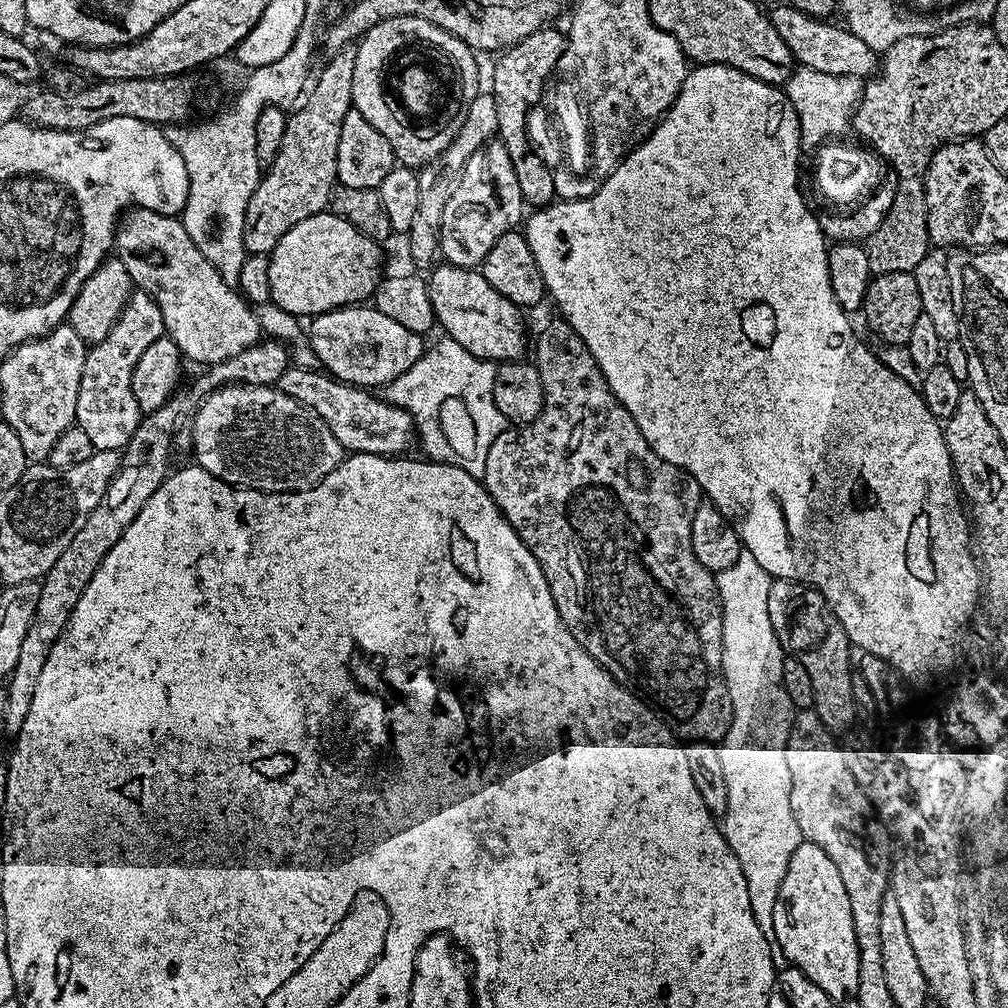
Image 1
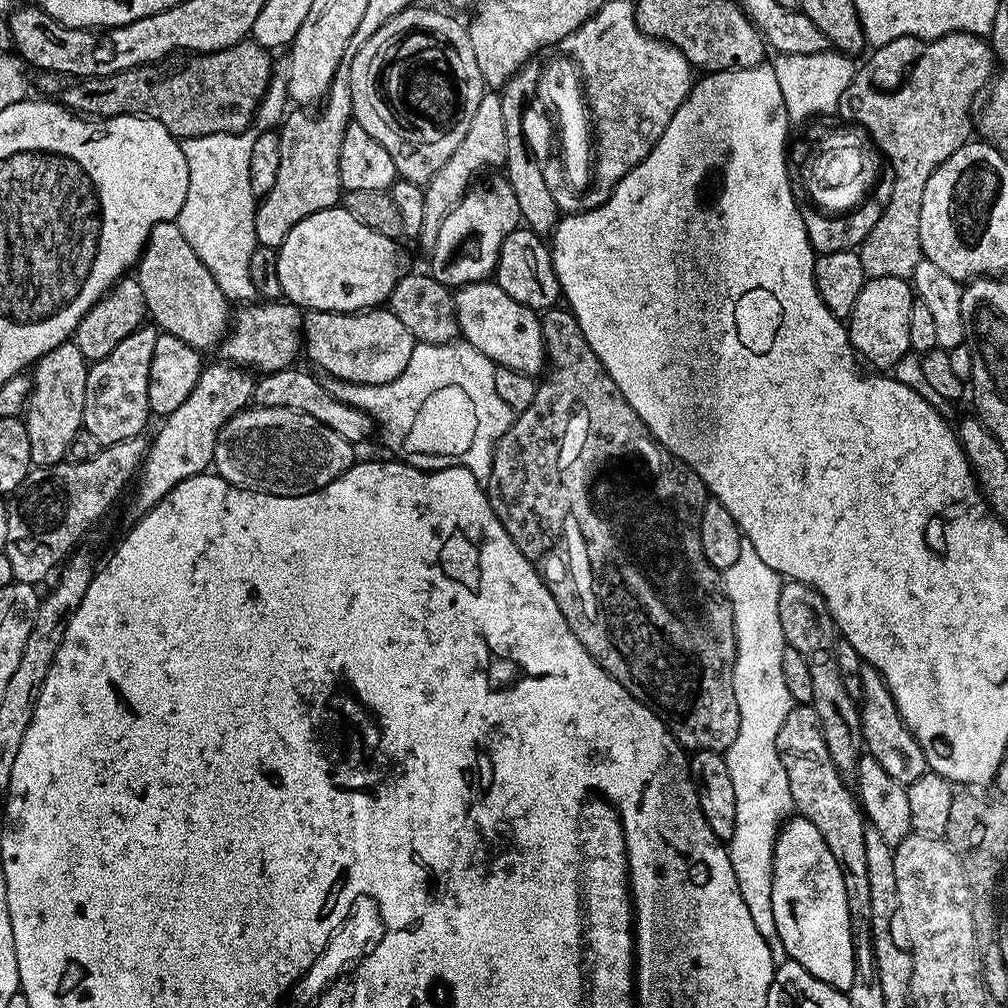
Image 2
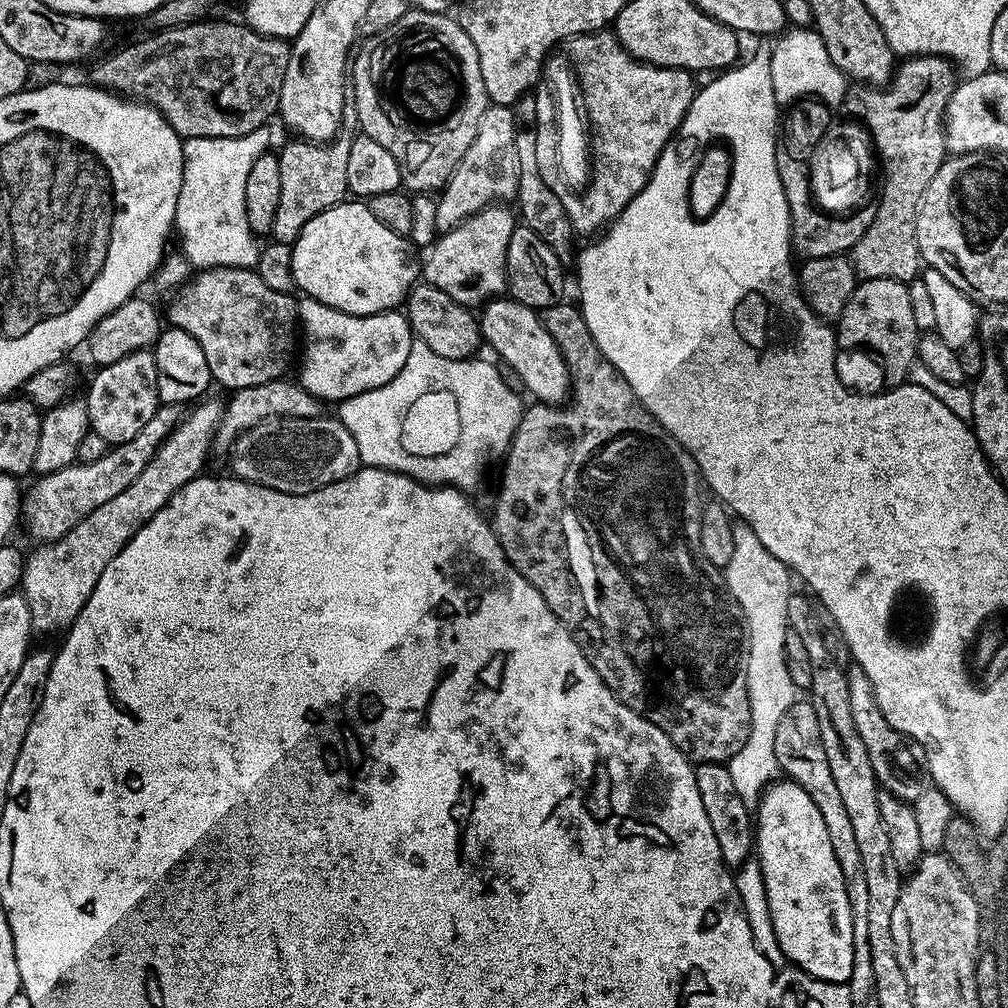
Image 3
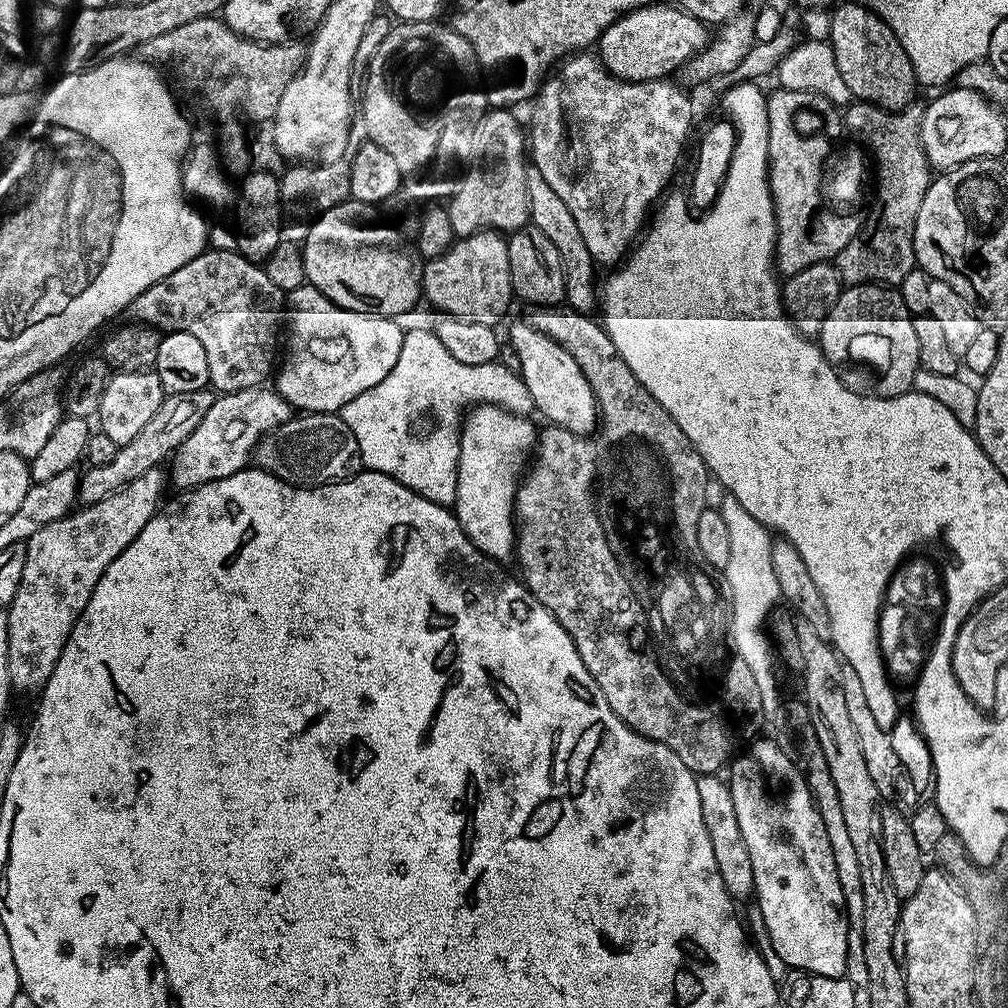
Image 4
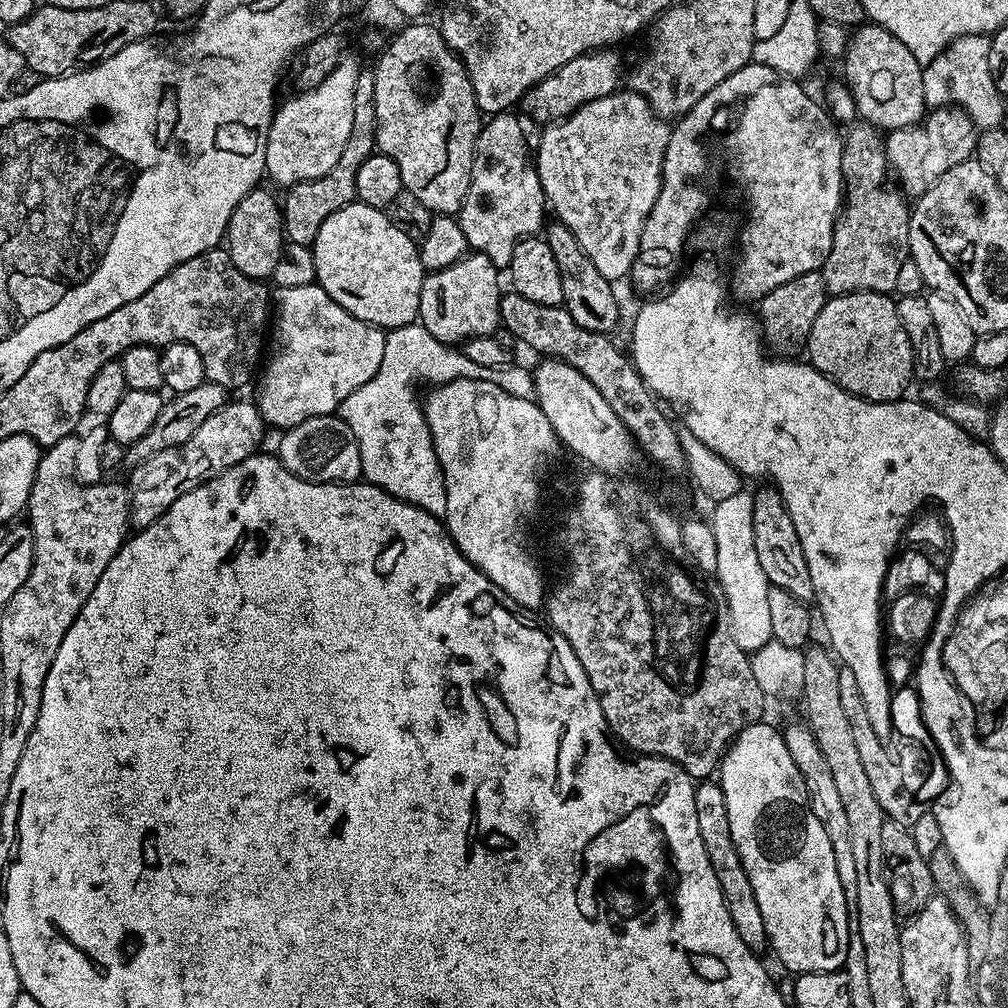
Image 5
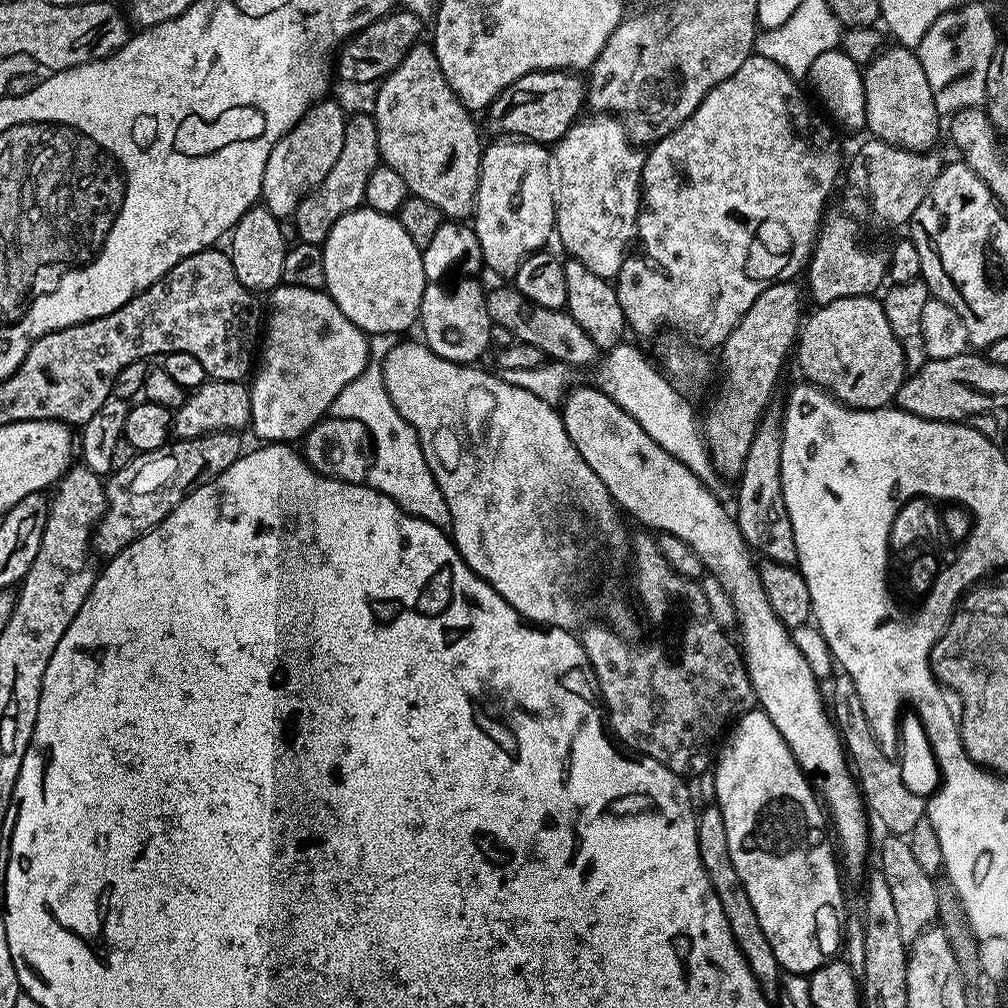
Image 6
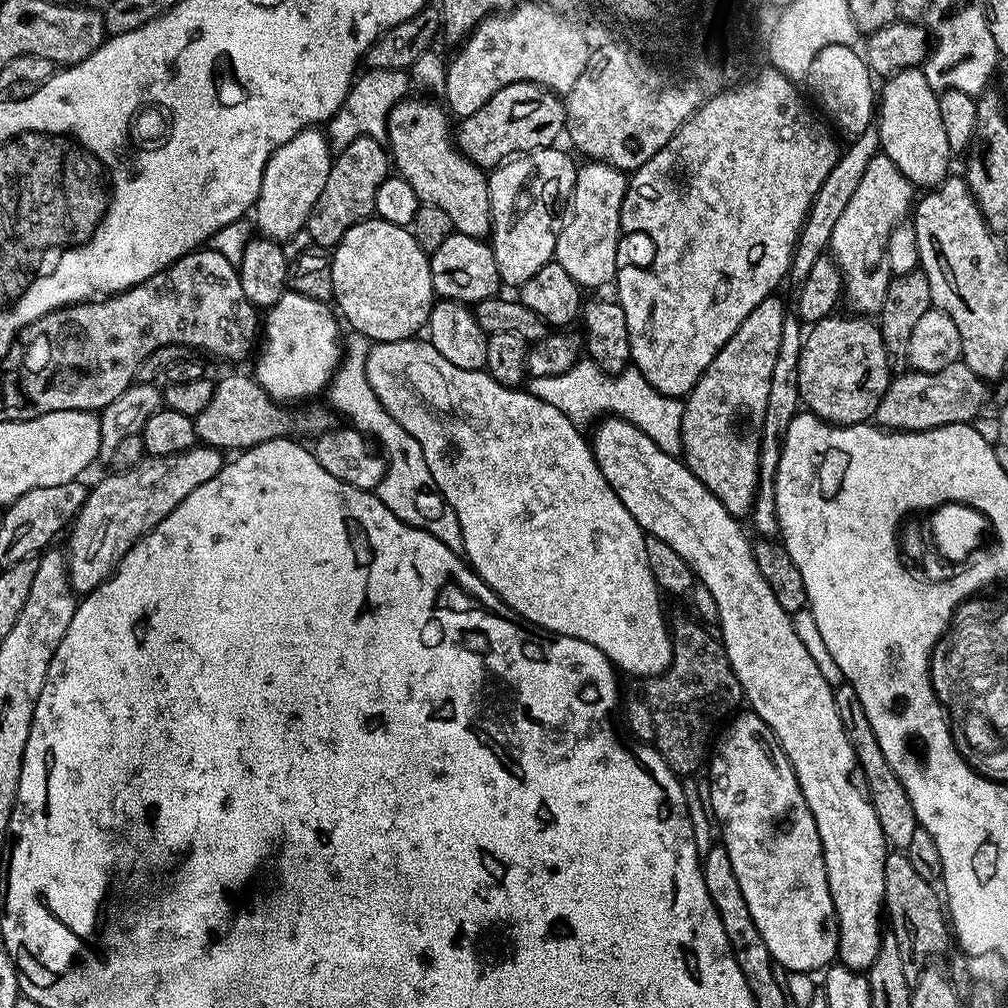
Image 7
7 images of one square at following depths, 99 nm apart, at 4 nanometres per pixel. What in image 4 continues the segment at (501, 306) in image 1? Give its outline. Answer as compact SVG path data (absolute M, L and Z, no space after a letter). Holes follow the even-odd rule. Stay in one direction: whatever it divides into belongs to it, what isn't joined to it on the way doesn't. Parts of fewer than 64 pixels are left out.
M527 322L516 324L508 332L508 340L516 351L518 371L526 382L526 390L530 390L530 398L535 411L545 416L549 425L570 430L575 436L587 436L598 428L598 409L596 399L590 390L590 382L586 382L586 374L582 374L582 366L562 350L558 342L554 342L546 334L534 330Z

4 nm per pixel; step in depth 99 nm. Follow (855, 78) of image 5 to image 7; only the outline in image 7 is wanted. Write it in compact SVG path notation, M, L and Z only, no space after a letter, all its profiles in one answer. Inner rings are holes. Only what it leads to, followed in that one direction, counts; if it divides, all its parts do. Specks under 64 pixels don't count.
M919 67L904 68L900 72L894 72L883 81L884 89L878 92L878 119L874 128L880 132L880 152L906 178L913 186L920 190L931 190L937 184L948 179L954 153L950 142L946 140L946 126L942 126L942 110L940 109L940 98L938 92L931 88L926 80L926 74Z

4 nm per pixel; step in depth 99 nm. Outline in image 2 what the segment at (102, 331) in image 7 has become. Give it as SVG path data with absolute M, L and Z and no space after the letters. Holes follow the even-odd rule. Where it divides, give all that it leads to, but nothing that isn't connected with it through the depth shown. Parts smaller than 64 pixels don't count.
M253 302L245 303L240 313L233 315L230 320L228 335L220 341L218 352L229 364L234 364L260 374L277 372L283 368L291 368L297 363L296 355L301 355L304 343L304 318L305 313L294 304L287 302Z

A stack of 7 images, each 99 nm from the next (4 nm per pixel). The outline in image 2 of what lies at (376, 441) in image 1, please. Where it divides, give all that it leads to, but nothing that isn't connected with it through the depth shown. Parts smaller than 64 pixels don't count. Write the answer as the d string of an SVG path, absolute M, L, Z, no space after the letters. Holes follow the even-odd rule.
M300 366L283 368L277 372L261 375L256 382L254 400L257 405L266 408L289 408L298 410L302 414L310 414L314 418L318 418L318 422L330 426L330 430L334 430L334 434L342 434L342 438L346 438L354 446L360 446L360 443L371 432L372 435L374 432L372 417L368 413L334 398L334 394L330 390L326 390L325 386L321 386L319 382L315 381L311 371L304 370L303 372Z

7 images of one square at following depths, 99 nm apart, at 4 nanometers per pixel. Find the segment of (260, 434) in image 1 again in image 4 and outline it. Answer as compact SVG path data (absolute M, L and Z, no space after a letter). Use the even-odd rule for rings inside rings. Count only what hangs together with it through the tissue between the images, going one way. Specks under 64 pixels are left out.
M313 412L311 414L293 415L290 422L278 426L256 443L254 453L255 467L272 472L280 480L285 480L297 488L318 488L321 484L330 484L338 480L346 480L361 471L358 438L346 426L346 422L338 414L330 412Z

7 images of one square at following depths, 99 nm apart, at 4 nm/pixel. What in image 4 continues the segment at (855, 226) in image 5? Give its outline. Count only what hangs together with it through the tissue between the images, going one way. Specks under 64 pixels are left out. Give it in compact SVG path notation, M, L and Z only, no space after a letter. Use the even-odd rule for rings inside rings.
M852 102L843 112L845 126L858 139L864 140L863 147L872 151L876 159L876 201L872 209L867 209L863 227L837 254L836 271L847 287L860 284L899 286L902 278L917 267L914 226L918 210L922 210L922 198L926 198L926 190L934 179L920 141L922 108L913 102L898 112L888 112L873 104Z

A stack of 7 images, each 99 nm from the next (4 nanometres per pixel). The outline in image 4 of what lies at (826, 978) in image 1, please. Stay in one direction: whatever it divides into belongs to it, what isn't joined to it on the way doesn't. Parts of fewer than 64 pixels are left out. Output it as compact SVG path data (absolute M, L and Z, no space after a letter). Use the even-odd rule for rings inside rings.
M757 739L747 749L749 752L744 757L741 755L731 765L733 776L730 776L732 793L734 794L734 808L738 813L738 824L742 829L742 838L746 841L746 850L750 850L750 866L754 866L755 907L760 909L762 918L766 922L766 930L770 934L770 942L774 946L774 950L778 950L782 962L786 962L789 969L795 970L797 973L812 972L815 976L843 977L848 970L848 918L844 914L844 895L842 894L842 886L838 886L838 870L834 870L834 854L830 854L830 838L826 838L826 826L822 826L822 818L818 814L816 804L812 800L810 790L804 781L804 776L796 769L796 763L790 758L786 758L786 754L782 754L782 750L776 744L775 739L759 740Z

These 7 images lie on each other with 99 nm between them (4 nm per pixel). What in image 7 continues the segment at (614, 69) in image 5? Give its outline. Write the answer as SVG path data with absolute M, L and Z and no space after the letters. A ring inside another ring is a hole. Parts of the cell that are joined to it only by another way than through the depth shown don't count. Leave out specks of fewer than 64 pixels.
M514 82L510 86L502 86L482 110L474 110L474 114L463 117L459 121L460 129L457 127L454 132L454 140L459 151L463 152L468 159L472 160L478 167L491 170L525 152L535 152L537 148L551 148L557 143L556 140L565 135L564 130L564 100L557 93L543 88L541 84L530 82Z

